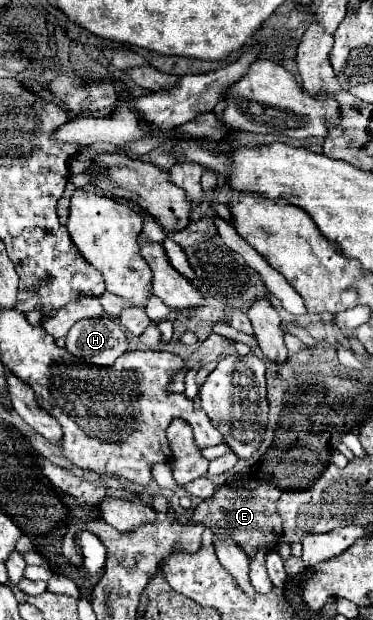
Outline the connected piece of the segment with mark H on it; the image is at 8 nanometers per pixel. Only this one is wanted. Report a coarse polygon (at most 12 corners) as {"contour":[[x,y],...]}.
{"contour":[[107,315],[77,321],[67,351],[91,365],[113,365],[127,335]]}

